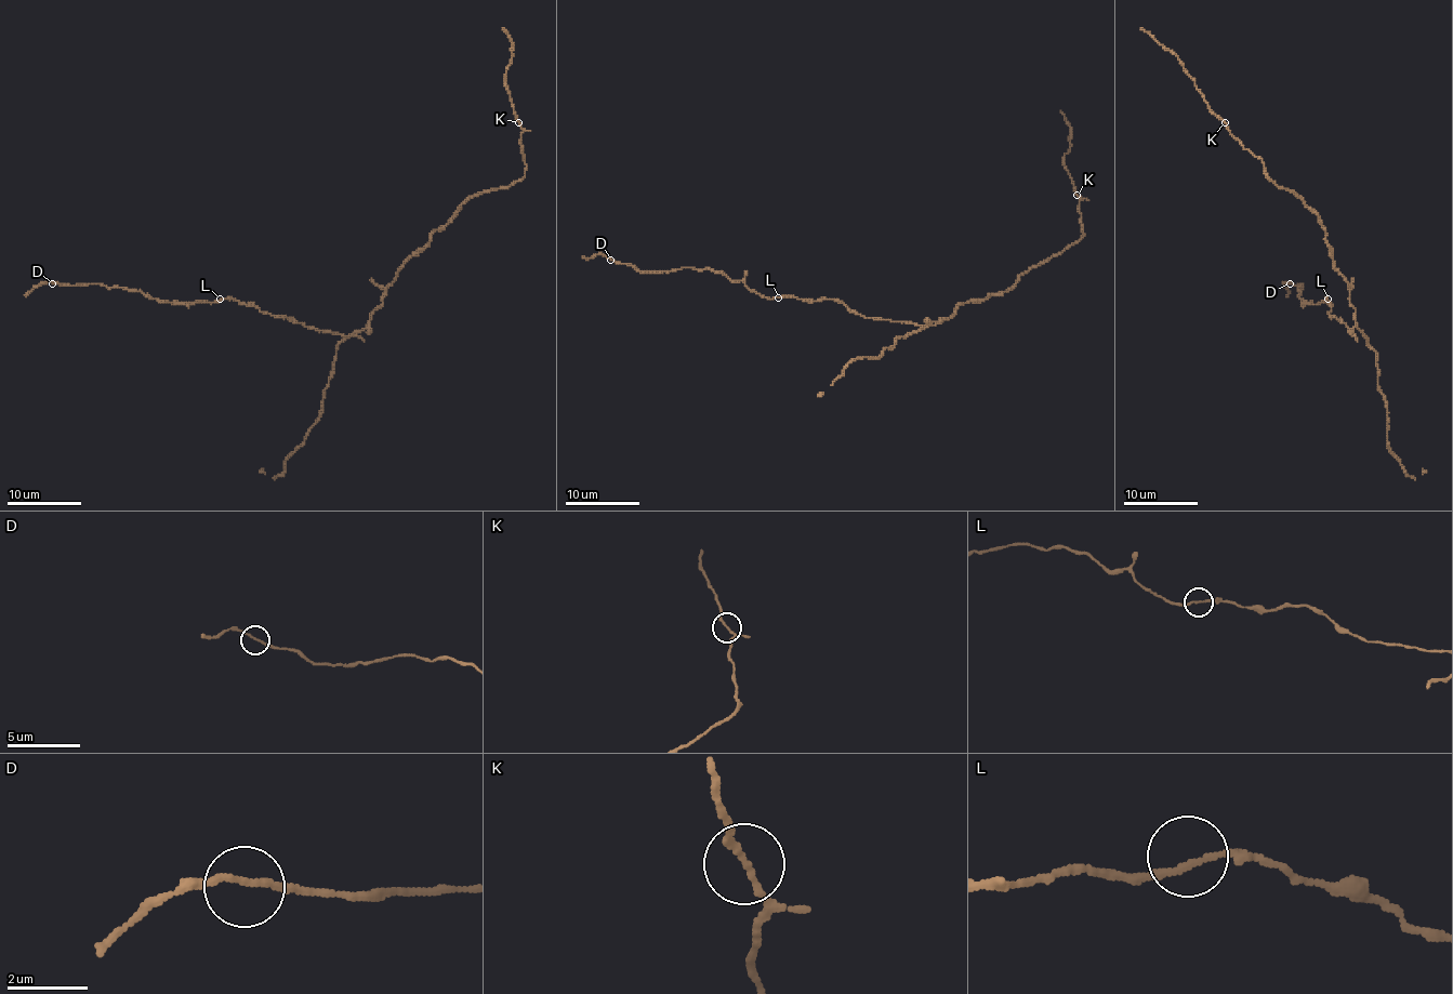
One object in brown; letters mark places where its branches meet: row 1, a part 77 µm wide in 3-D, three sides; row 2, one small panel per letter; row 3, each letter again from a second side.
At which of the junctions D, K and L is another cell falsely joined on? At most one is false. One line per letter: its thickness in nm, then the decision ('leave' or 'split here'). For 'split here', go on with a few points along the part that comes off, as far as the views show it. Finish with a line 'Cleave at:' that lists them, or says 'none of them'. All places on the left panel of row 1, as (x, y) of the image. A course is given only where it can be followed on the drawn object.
D: calibre 140 nm; leave
K: calibre 140 nm; leave
L: calibre 140 nm; leave
Cleave at: none of them

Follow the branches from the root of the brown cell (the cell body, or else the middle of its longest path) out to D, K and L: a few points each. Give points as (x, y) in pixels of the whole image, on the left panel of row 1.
D: (383, 301), (364, 329), (355, 335), (342, 335), (263, 314), (232, 299), (185, 304), (98, 283), (52, 283)
K: (383, 301), (383, 293), (396, 273), (463, 203), (481, 193), (506, 188), (525, 175), (527, 164), (519, 123)
L: (383, 301), (364, 329), (355, 335), (342, 335), (263, 314), (253, 306), (232, 299), (220, 299)

